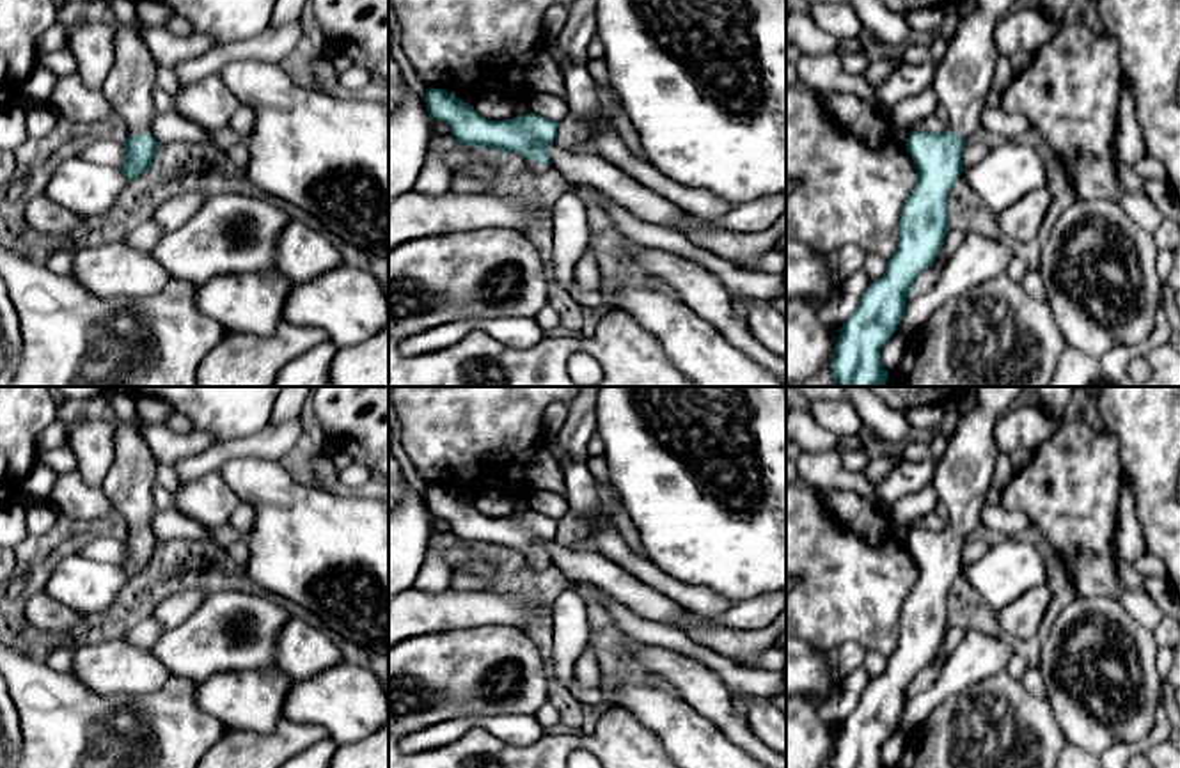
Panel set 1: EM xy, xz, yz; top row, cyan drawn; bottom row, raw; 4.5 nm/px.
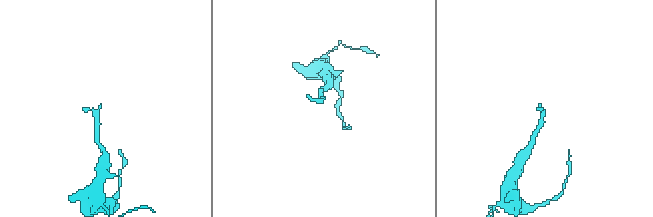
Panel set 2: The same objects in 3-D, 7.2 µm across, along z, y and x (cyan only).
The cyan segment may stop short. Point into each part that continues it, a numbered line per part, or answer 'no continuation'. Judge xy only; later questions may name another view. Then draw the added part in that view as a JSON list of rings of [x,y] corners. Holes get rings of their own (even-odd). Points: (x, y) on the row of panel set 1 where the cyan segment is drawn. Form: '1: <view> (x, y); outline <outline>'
1: xy (128, 87); outline [[[114,23],[114,66],[101,92],[112,114],[126,122],[128,135],[151,133],[156,71],[158,64],[142,34],[135,27]]]

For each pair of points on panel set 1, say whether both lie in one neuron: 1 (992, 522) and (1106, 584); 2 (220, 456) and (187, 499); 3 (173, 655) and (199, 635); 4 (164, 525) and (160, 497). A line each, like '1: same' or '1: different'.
1: different
2: different
3: same
4: different

